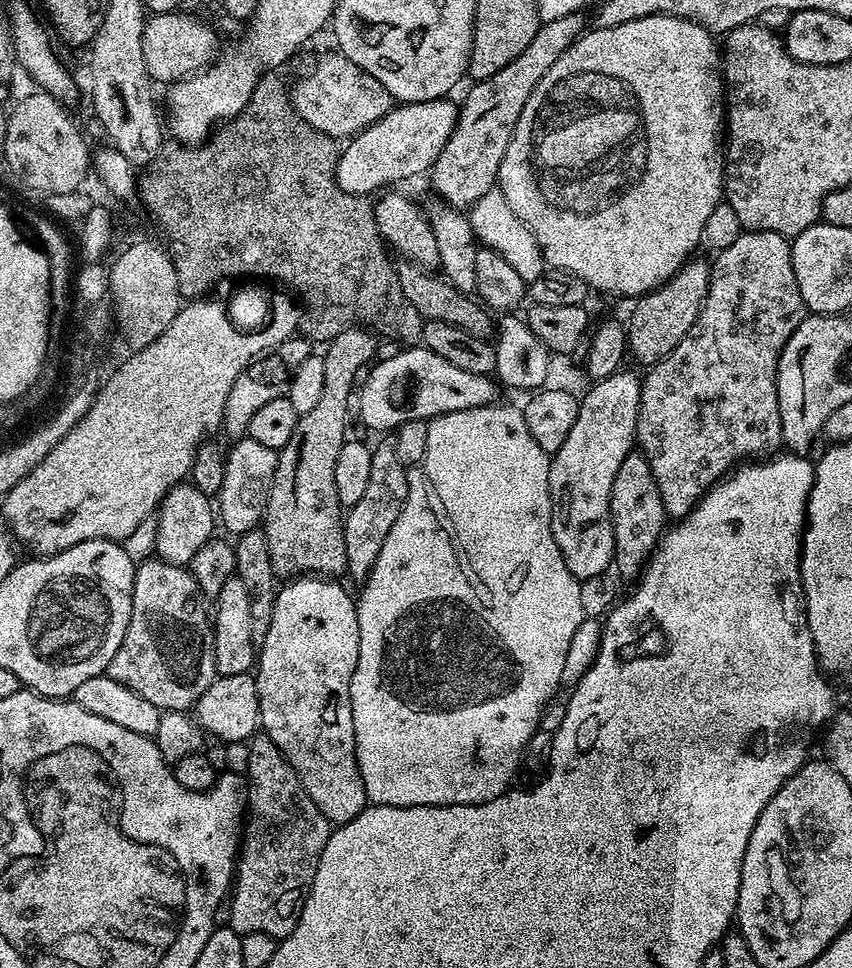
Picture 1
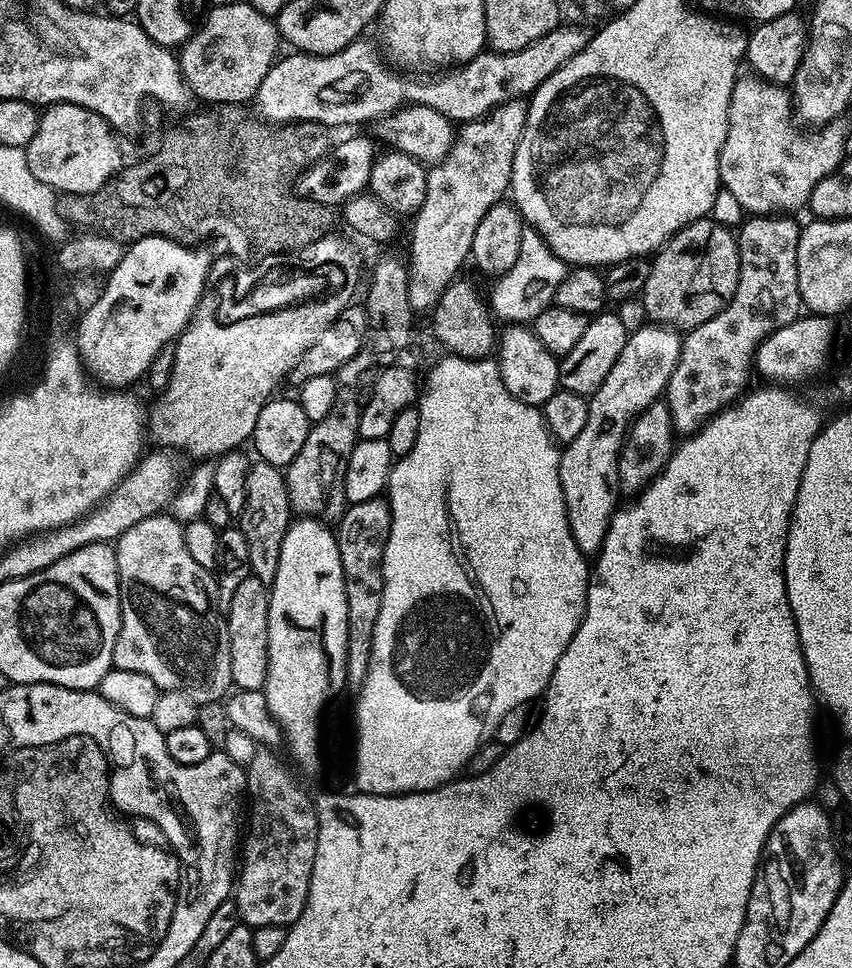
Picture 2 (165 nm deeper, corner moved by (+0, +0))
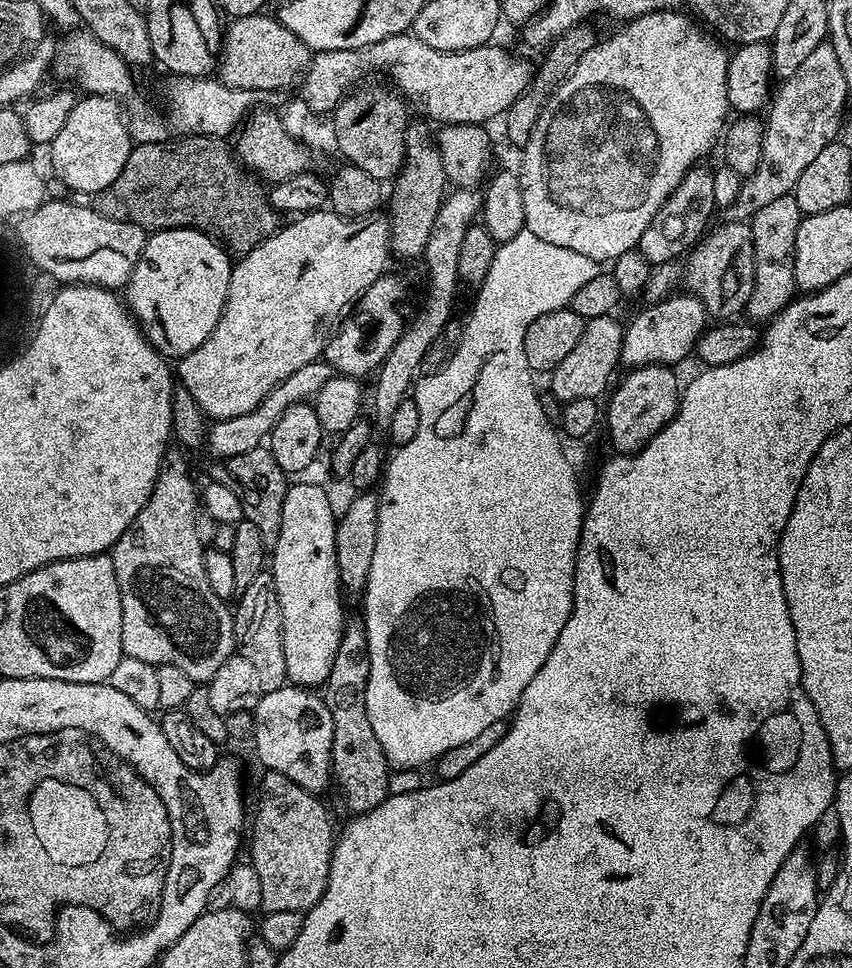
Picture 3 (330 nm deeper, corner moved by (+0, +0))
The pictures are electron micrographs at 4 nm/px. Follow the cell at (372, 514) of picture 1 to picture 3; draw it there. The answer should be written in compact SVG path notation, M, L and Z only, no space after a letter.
M349 619L338 642L338 654L334 654L334 666L330 666L328 679L322 685L322 695L326 710L330 710L330 722L334 722L332 775L352 814L374 810L374 806L390 795L390 765L382 750L382 742L378 742L378 734L374 734L374 726L370 726L370 718L366 714L366 682L369 678L368 635L359 619Z

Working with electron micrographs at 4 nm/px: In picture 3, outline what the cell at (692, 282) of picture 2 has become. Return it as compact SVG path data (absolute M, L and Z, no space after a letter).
M724 222L721 228L713 227L700 243L687 253L687 291L699 298L709 315L724 322L745 311L754 290L754 238L748 222Z

